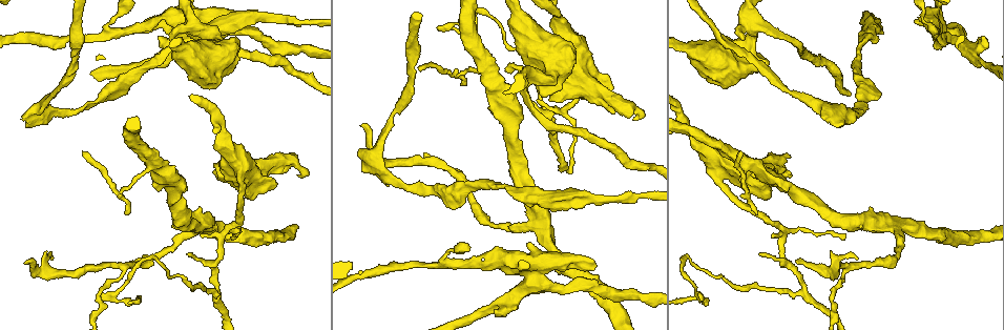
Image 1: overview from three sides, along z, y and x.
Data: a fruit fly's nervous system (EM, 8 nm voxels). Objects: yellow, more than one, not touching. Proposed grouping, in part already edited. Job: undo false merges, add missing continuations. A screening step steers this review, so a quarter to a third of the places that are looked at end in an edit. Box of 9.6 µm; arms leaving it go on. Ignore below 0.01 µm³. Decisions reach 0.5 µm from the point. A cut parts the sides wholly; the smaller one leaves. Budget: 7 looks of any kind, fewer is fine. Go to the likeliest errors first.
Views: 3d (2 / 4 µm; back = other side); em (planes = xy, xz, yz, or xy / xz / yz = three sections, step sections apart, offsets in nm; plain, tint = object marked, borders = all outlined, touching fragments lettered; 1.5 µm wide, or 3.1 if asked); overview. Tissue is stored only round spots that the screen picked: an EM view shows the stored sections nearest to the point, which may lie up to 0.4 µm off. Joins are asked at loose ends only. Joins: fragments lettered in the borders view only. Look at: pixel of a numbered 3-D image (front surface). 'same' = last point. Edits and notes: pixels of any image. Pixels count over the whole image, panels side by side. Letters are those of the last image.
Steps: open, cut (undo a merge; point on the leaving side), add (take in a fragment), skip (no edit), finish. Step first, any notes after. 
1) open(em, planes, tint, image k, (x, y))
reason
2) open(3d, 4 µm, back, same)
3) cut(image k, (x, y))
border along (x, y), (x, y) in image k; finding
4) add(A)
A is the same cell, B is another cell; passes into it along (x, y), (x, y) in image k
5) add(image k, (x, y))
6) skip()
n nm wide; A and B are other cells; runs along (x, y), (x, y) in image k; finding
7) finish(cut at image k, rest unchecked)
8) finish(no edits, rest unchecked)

open(3d, 4 µm, back, image 1, (545, 280))
sudden change in width

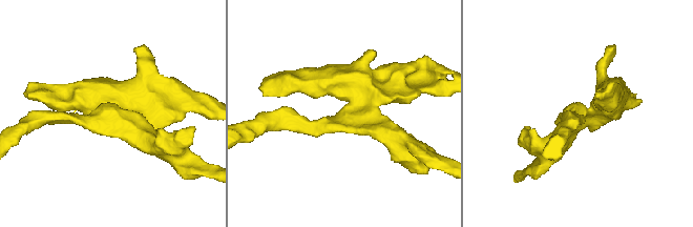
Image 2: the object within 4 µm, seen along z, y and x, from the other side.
open(em, xy, step 4, tint, image 2, (577, 109))
arms of 200, 550 nm

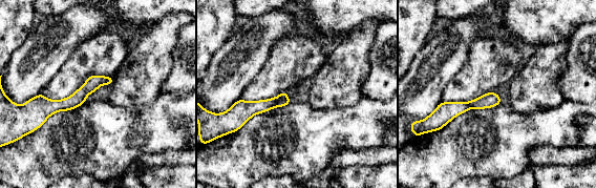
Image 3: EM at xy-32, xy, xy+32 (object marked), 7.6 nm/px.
open(em, planes, borders, same)
cut it another way

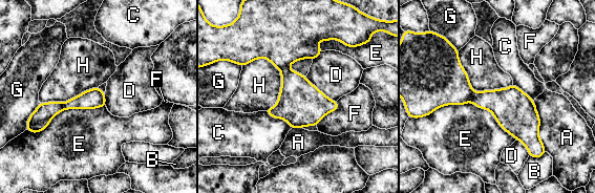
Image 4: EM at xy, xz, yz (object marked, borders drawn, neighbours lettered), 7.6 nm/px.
cut(image 4, (37, 127))
A, B, C, D, E, F, G and H are other cells; border along (50, 118), (37, 123) in image 4; two cells meet here

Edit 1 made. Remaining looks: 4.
open(overview)

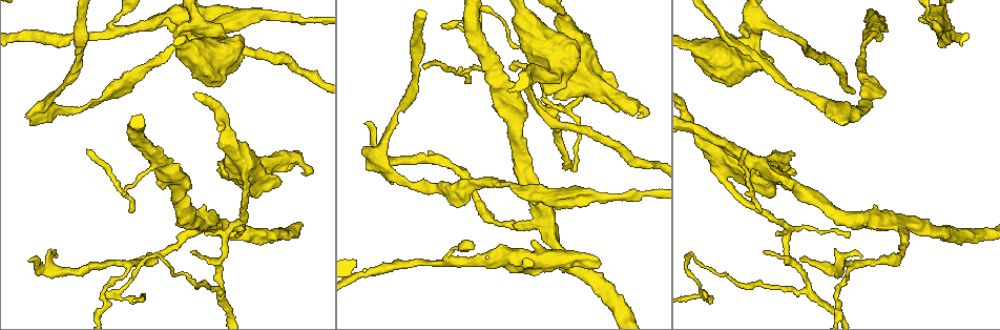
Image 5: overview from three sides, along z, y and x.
open(3d, 2 µm, image 5, (30, 258))
free end

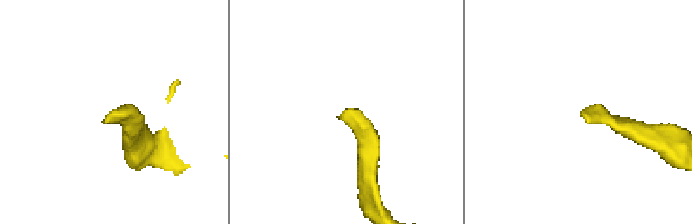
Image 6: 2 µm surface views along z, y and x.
open(em, planes, borders, image 6, (109, 112))
now the EM

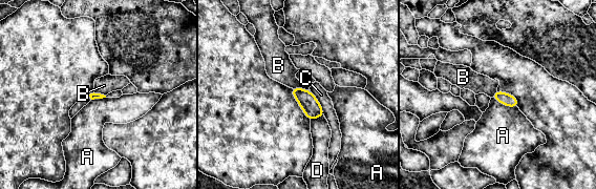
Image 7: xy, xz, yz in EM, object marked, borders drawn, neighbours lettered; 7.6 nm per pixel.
skip()
A, B, C and D are other cells; border along (292, 87), (301, 87), (310, 91) in image 7; no lettered fragment goes on from it

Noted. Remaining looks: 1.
finish(cut at image 4, rest unchecked)

